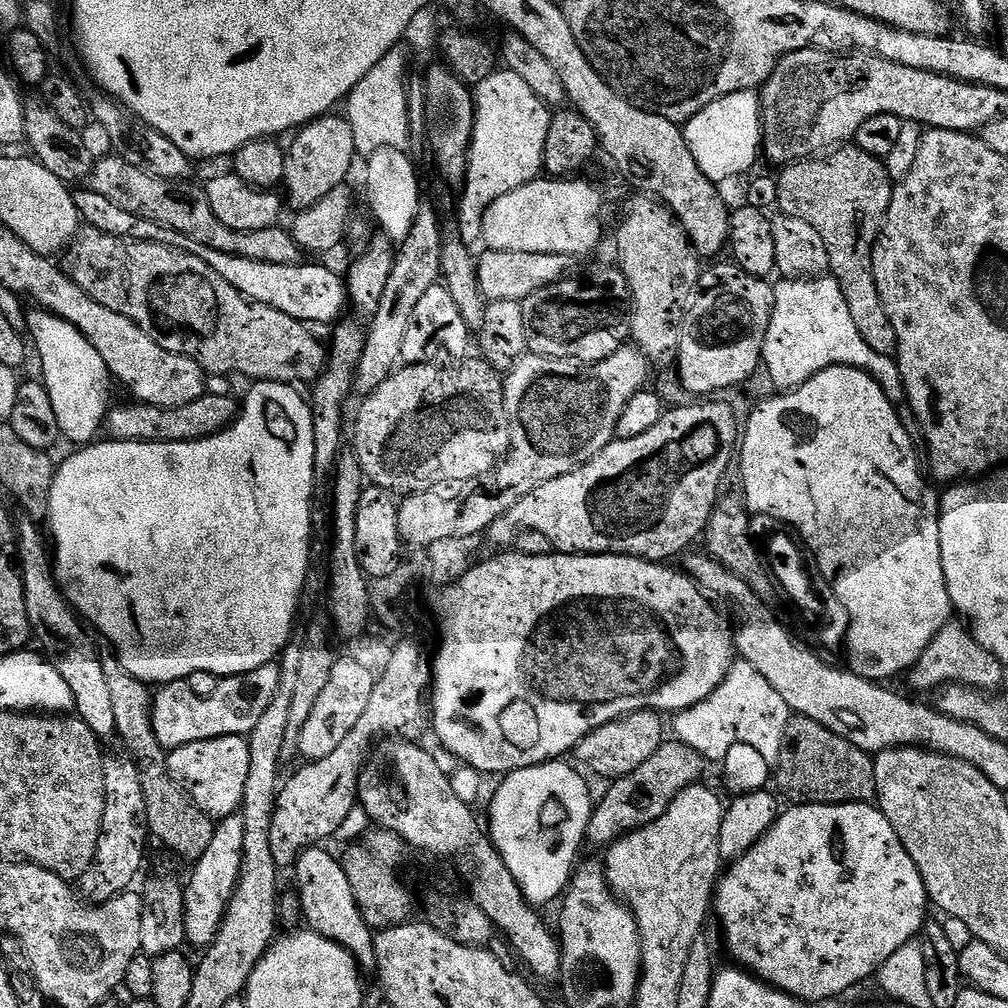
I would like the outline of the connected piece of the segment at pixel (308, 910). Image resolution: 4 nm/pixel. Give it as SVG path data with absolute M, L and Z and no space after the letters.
M323 847L307 848L296 859L294 873L296 872L296 888L300 901L300 911L303 919L308 919L307 927L319 936L330 938L338 942L338 946L345 948L355 958L361 969L372 970L376 967L376 938L373 929L369 928L356 905L354 892L350 880L346 878L344 865Z

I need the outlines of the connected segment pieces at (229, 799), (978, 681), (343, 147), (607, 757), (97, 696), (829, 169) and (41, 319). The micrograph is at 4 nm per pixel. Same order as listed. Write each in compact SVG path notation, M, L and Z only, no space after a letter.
M223 736L202 742L190 742L168 752L168 772L184 789L192 803L213 818L234 816L244 800L246 774L250 774L250 750L243 736Z
M949 622L938 630L934 642L922 650L922 658L907 673L906 680L909 680L920 692L931 693L949 684L964 684L968 688L979 688L981 690L996 690L1001 687L1006 676L1006 670L990 650L978 646L978 642L973 638L963 623Z
M336 115L319 116L316 120L311 120L291 137L292 145L287 145L284 153L286 170L282 188L283 191L288 191L287 207L289 204L296 212L313 208L322 198L326 198L326 194L330 194L330 190L345 183L349 179L347 176L352 163L358 160L354 146L354 130L347 118Z
M655 710L632 712L620 720L610 722L606 726L598 726L574 749L577 756L596 776L605 776L605 781L611 782L620 776L630 774L654 754L666 740L666 724L662 721L661 713Z
M31 518L15 525L18 537L18 563L20 577L26 594L26 612L35 639L38 638L45 657L54 664L57 672L66 681L73 698L73 707L77 719L89 726L97 739L106 740L116 733L114 705L111 702L110 689L107 688L105 668L101 653L98 654L91 638L86 634L81 619L71 608L59 589L50 567L50 548L45 533L40 533L41 525Z
M841 146L819 158L789 164L781 172L784 173L778 176L779 211L802 218L802 222L822 234L830 275L838 282L842 298L846 298L846 307L854 318L854 326L858 326L858 334L862 334L862 342L878 354L895 357L894 326L890 326L890 318L886 318L872 265L872 251L884 225L894 187L887 163L861 148Z
M32 310L27 313L27 335L30 337L32 335L31 343L34 345L34 356L37 356L40 359L40 372L39 375L42 377L42 383L44 388L50 394L50 402L54 406L54 415L58 417L58 430L60 431L61 437L65 441L69 440L70 443L76 444L72 446L87 446L93 441L97 439L96 436L99 432L102 432L102 429L105 427L108 414L110 411L110 403L108 404L108 399L112 396L112 388L114 389L114 381L112 375L110 374L110 370L106 366L106 362L102 362L102 354L98 354L98 350L94 350L94 346L90 346L90 342L86 337L81 334L73 324L66 322L58 318L57 316L53 315L52 312L46 312L43 310Z

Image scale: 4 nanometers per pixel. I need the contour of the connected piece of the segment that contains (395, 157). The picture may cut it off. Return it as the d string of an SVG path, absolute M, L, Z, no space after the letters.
M383 148L374 150L372 156L367 157L368 173L364 176L364 184L368 187L368 208L372 211L374 219L380 223L379 231L393 242L402 242L410 234L410 230L416 221L416 215L420 213L422 201L420 201L420 176L416 173L416 164L407 156L404 148Z

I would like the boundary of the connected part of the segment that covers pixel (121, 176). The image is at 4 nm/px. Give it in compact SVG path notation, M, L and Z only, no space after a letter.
M108 154L93 163L90 188L91 191L102 194L102 198L114 202L118 210L126 210L126 214L134 214L139 220L149 220L178 234L186 234L190 242L202 242L202 246L210 246L210 250L222 250L222 254L250 258L254 262L270 262L274 266L301 263L300 247L294 242L287 227L277 226L270 230L249 232L230 230L230 226L225 226L218 222L218 218L214 218L208 193L203 187L195 188L192 182L182 180L154 178L138 170L138 166L130 166L130 162L118 155Z

